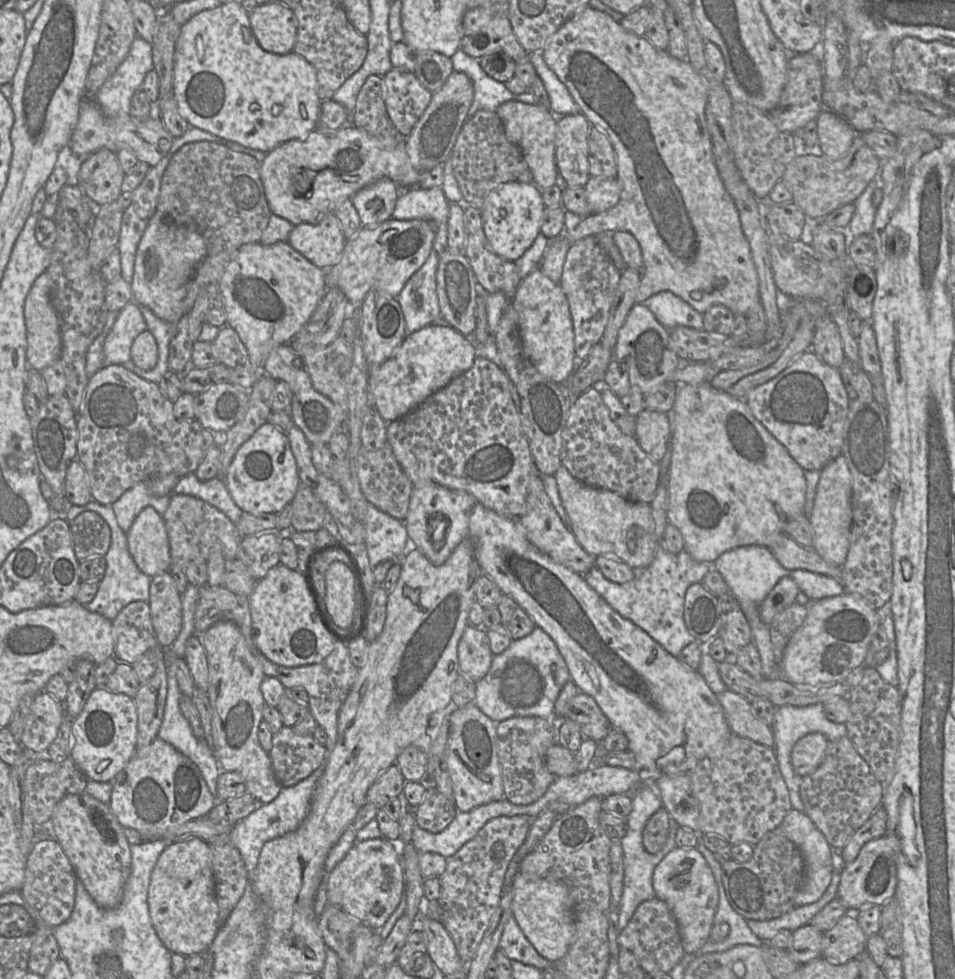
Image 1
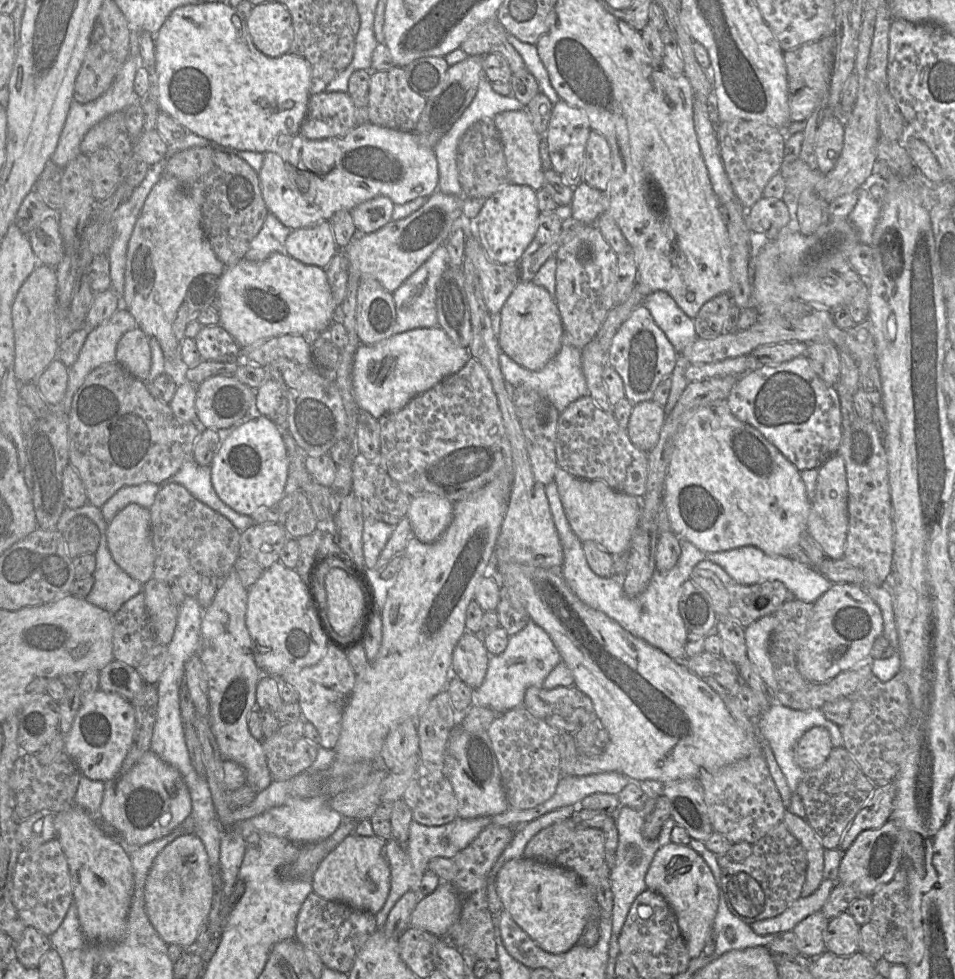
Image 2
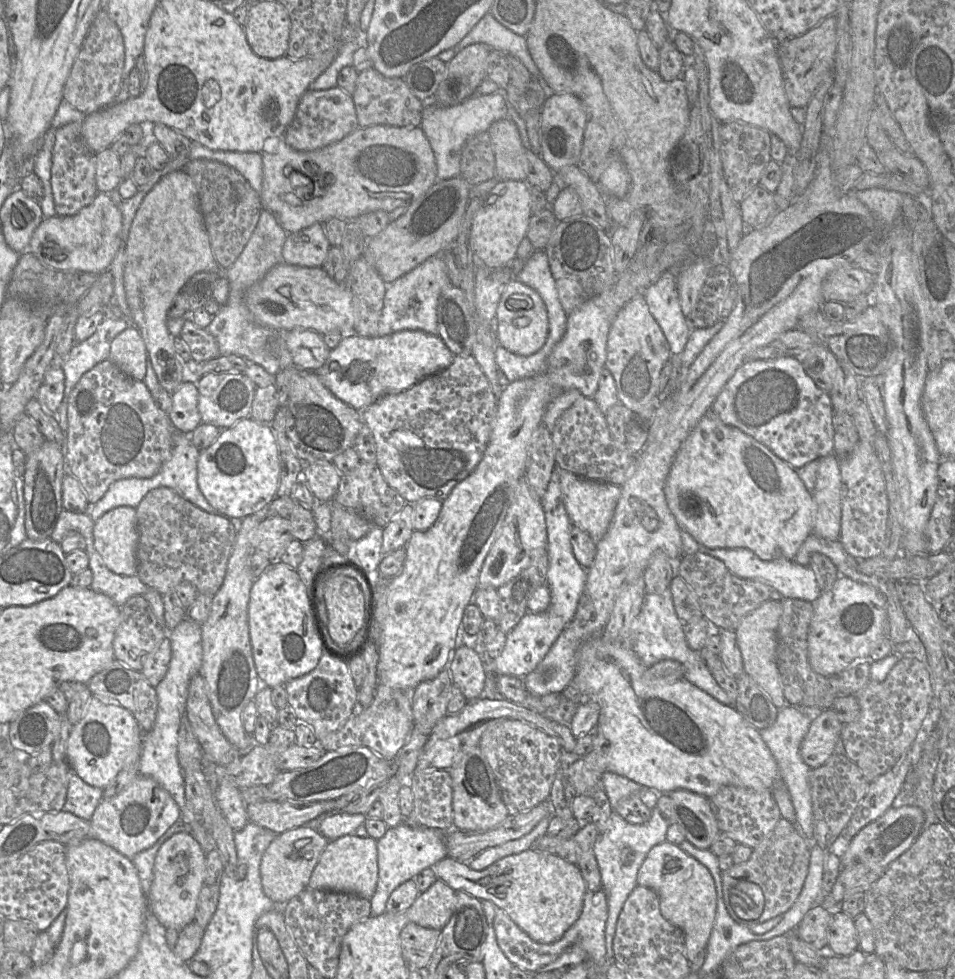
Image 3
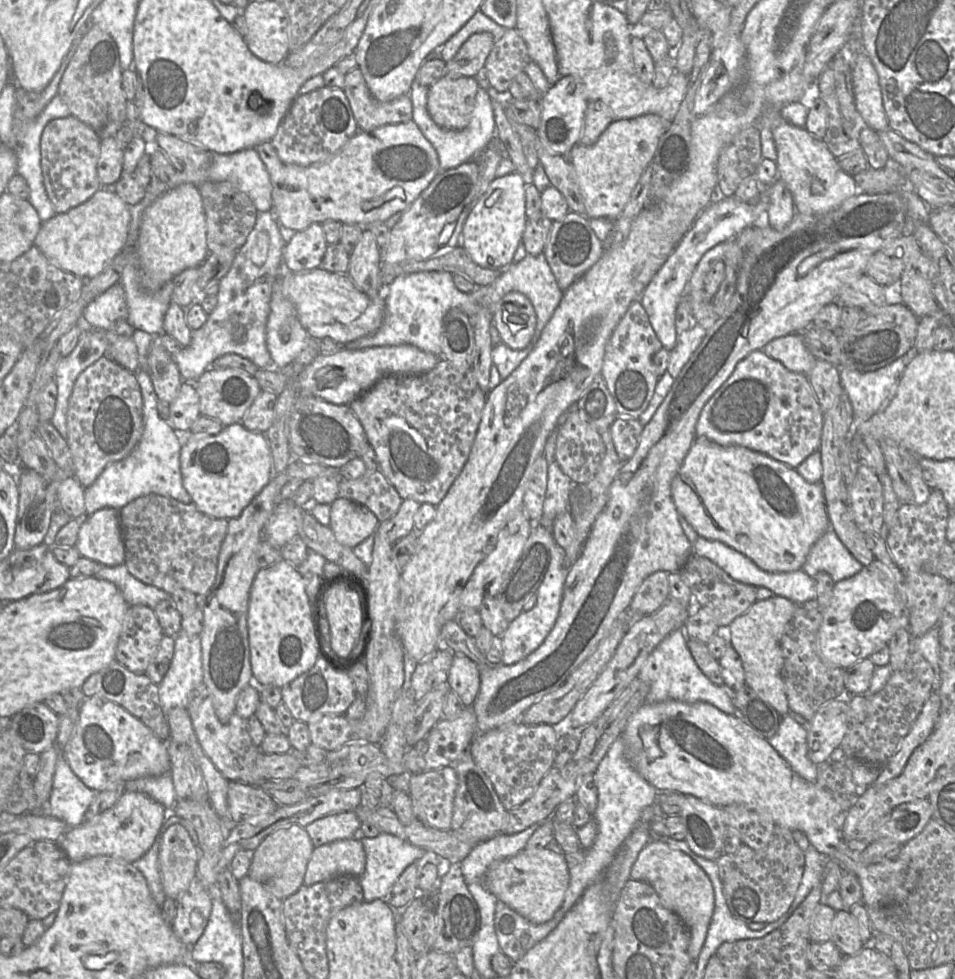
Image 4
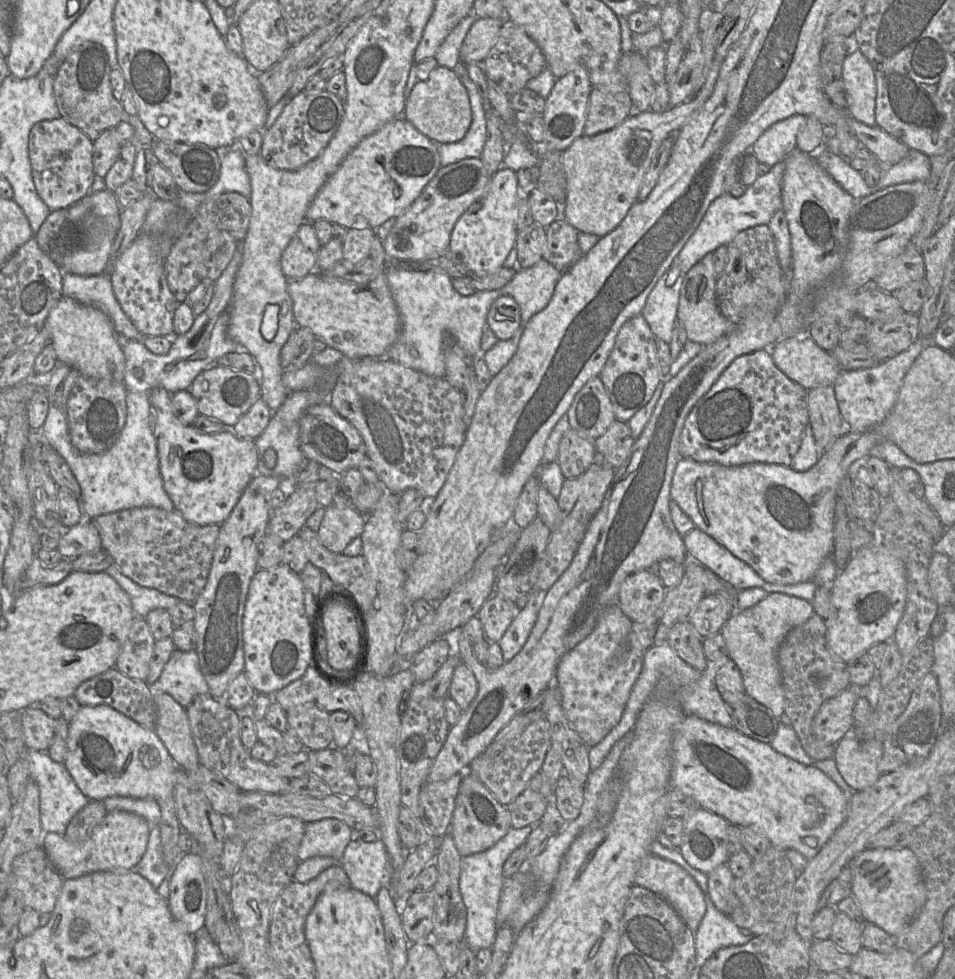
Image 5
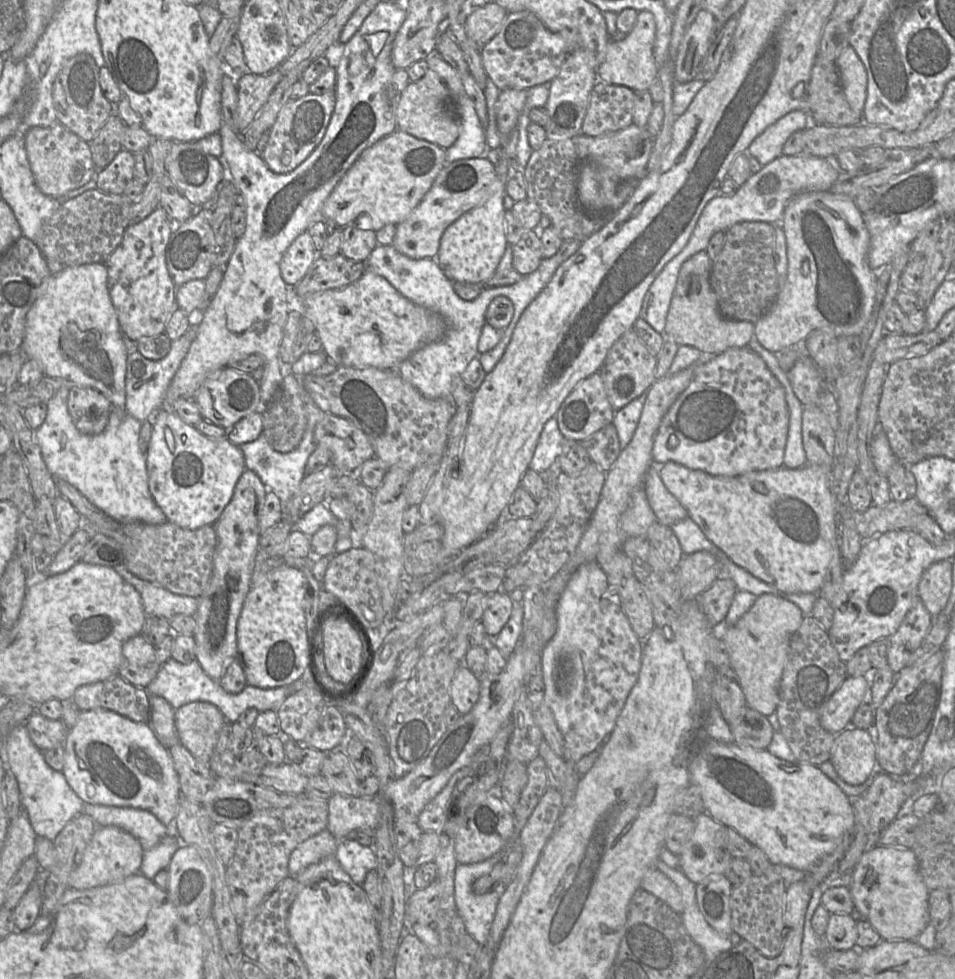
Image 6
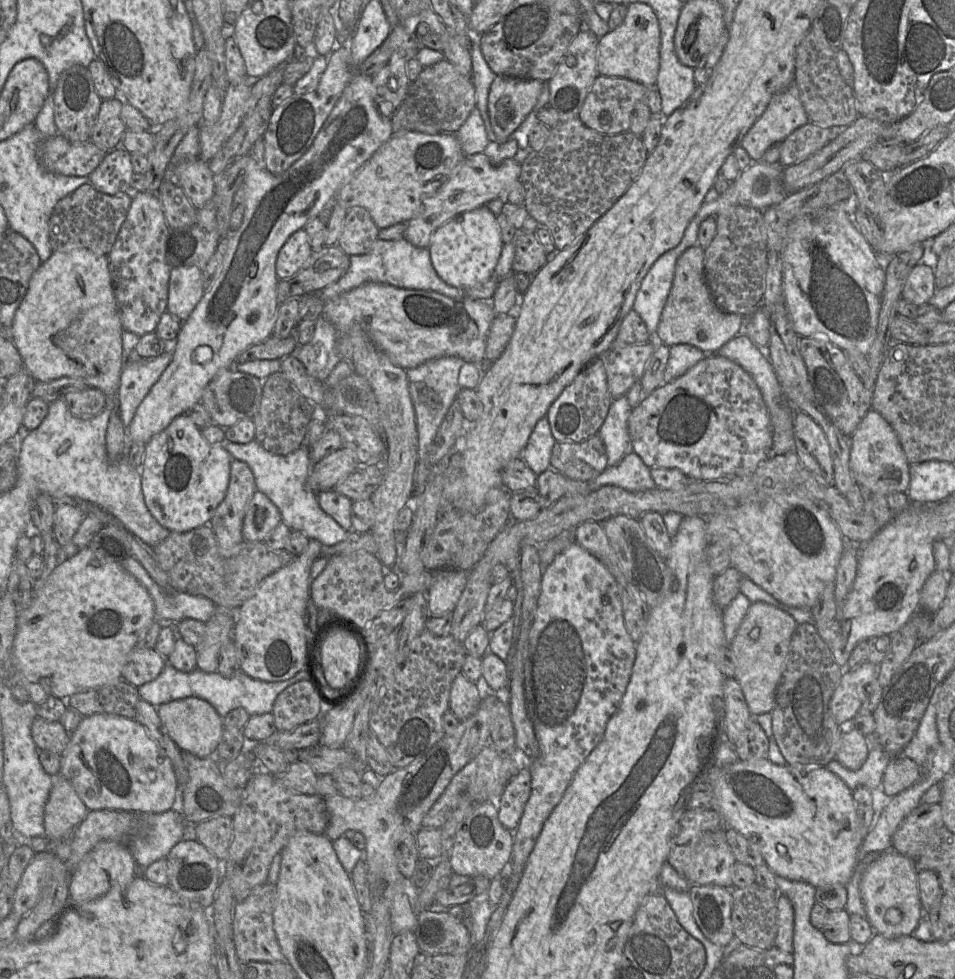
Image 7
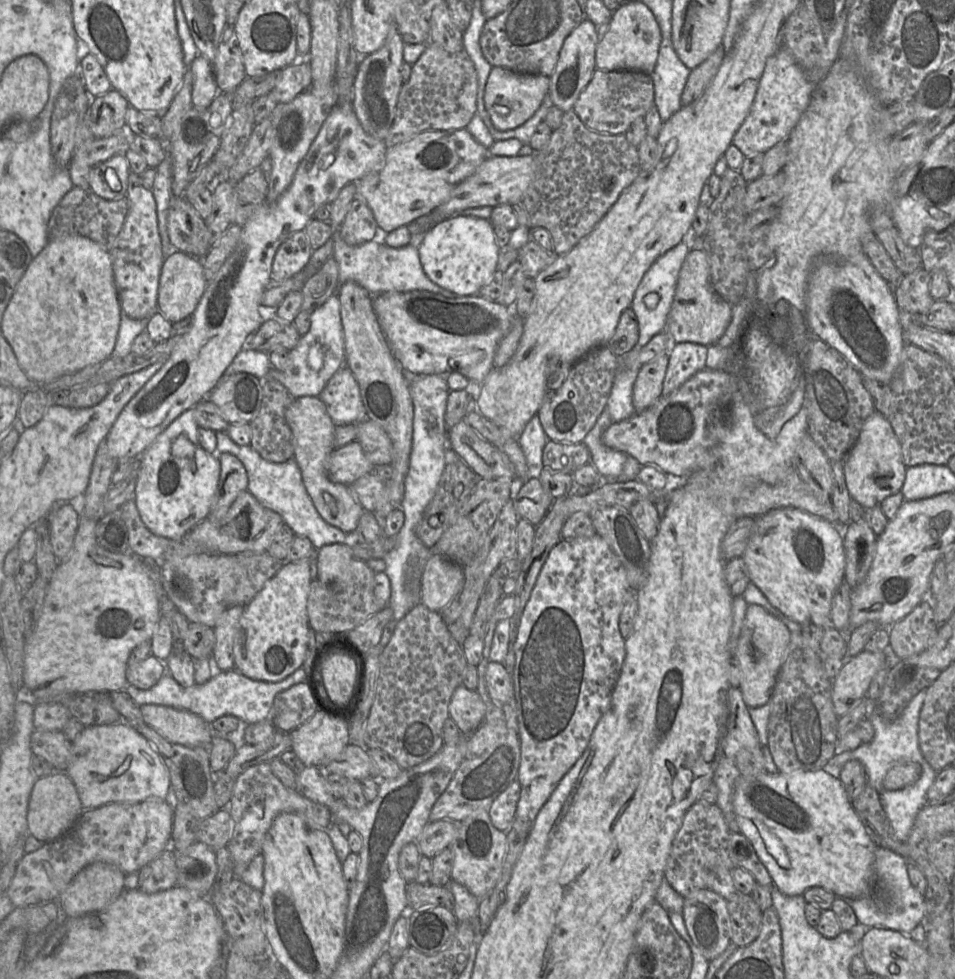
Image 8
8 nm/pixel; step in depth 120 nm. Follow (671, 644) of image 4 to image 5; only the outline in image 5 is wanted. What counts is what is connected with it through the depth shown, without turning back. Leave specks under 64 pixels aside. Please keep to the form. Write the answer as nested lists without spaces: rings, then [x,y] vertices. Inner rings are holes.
[[[658,644],[649,648],[644,654],[642,671],[632,688],[620,722],[599,744],[589,750],[590,769],[592,771],[597,769],[612,748],[632,732],[639,713],[661,684],[664,684],[666,689],[673,691],[675,701],[687,715],[695,715],[707,722],[733,728],[730,708],[722,699],[715,684],[716,671],[720,666],[708,663],[706,670],[699,671],[682,660],[669,644]]]

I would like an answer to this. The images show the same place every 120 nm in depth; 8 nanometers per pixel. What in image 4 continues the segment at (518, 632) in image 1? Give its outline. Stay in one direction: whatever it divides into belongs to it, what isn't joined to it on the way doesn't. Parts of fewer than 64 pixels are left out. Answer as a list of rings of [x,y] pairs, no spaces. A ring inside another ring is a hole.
[[[542,522],[534,523],[520,558],[496,593],[496,598],[500,602],[500,607],[508,623],[511,623],[523,612],[524,603],[531,595],[535,594],[542,583],[551,562],[552,548],[555,545],[551,529]]]

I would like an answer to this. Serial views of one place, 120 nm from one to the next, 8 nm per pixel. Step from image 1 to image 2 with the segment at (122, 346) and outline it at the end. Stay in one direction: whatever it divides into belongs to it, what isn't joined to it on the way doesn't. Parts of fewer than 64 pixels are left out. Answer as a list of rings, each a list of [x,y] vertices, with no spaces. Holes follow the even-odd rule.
[[[120,307],[102,324],[90,331],[77,360],[68,369],[65,395],[60,404],[52,408],[68,416],[73,396],[87,375],[101,365],[116,363],[118,341],[126,332],[137,327],[133,315],[125,307]]]

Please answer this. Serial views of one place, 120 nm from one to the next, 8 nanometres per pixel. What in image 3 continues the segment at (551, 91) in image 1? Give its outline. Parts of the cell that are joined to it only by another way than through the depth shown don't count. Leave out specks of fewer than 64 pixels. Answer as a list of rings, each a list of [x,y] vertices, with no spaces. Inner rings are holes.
[[[490,12],[485,14],[452,49],[459,52],[464,47],[475,43],[484,43],[492,50],[501,50],[513,55],[523,63],[533,77],[541,75],[529,52],[526,37],[518,35],[502,25]]]

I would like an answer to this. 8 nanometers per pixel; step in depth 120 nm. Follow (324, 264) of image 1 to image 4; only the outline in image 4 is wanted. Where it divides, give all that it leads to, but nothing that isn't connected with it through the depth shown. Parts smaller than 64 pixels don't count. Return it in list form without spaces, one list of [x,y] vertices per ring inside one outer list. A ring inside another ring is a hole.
[[[321,224],[288,233],[283,249],[283,271],[296,273],[320,267],[327,246]]]

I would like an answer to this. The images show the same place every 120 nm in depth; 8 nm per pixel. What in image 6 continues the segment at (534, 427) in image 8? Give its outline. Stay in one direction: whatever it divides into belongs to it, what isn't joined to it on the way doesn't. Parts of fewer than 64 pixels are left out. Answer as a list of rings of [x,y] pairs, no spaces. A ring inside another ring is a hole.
[[[548,420],[540,434],[529,468],[540,475],[553,470],[557,465],[564,440],[557,420]]]

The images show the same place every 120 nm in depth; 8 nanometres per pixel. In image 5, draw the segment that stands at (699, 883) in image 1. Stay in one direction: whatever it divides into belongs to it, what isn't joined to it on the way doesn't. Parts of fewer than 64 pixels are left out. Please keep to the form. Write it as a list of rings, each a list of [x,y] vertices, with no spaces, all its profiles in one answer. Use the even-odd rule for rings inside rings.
[[[649,853],[635,876],[635,885],[663,897],[682,917],[692,932],[696,932],[706,912],[705,896],[695,879],[680,865]]]

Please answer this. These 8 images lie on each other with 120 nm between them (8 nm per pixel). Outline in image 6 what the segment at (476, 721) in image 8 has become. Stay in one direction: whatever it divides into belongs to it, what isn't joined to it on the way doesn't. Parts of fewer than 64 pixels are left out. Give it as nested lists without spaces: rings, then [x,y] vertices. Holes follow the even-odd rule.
[[[460,663],[450,685],[451,703],[460,715],[467,714],[480,696],[480,681],[467,666]]]

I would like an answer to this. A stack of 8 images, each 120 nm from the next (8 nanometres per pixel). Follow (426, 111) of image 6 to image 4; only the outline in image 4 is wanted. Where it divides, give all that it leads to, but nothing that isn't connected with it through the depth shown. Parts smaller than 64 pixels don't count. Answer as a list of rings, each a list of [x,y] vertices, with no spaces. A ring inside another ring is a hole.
[[[444,75],[428,88],[427,111],[430,117],[444,129],[464,129],[470,122],[479,87],[475,77],[452,79]]]

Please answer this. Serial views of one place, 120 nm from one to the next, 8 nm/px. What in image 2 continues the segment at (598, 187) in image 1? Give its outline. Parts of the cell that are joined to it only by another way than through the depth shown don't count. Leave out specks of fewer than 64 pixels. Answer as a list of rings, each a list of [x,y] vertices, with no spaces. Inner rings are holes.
[[[582,181],[573,188],[573,198],[568,208],[573,223],[595,225],[598,217],[608,208],[607,193]]]

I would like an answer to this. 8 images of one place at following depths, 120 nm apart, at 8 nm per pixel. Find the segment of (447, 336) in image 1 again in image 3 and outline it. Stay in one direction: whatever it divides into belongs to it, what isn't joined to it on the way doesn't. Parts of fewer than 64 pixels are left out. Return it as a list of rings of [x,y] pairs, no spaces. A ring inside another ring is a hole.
[[[404,330],[383,337],[343,334],[337,347],[330,351],[327,362],[315,372],[338,399],[360,412],[381,397],[403,392],[422,379],[448,368],[454,357],[439,335],[432,335],[420,330]]]

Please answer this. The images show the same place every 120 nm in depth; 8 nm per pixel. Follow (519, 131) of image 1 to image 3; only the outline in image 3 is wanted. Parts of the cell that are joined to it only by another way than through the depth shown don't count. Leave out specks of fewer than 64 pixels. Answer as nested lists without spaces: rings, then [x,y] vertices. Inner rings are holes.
[[[507,117],[494,122],[488,133],[495,157],[495,177],[500,181],[526,181],[529,163],[516,124]]]

